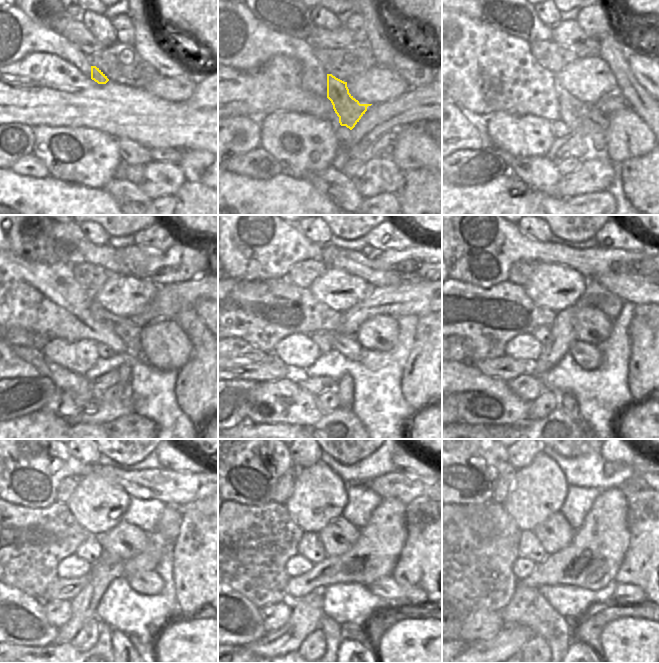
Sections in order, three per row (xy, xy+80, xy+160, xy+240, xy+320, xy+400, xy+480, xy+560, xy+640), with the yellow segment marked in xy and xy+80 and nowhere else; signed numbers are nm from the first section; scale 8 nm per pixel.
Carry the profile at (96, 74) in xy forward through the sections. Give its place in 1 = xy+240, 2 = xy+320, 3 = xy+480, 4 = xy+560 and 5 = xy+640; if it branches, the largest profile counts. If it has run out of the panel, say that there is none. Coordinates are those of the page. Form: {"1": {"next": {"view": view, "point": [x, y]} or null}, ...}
{"1": {"next": {"view": "xy+240", "point": [124, 371]}}, "2": {"next": {"view": "xy+320", "point": [344, 387]}}, "3": {"next": {"view": "xy+480", "point": [120, 640]}}, "4": {"next": {"view": "xy+560", "point": [344, 642]}}, "5": {"next": {"view": "xy+640", "point": [572, 642]}}}

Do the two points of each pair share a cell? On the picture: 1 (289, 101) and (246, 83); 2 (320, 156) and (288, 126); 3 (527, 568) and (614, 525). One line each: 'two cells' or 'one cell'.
1: one cell
2: one cell
3: two cells

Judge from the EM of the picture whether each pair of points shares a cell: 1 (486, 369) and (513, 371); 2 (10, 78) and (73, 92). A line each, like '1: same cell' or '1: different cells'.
1: same cell
2: same cell

